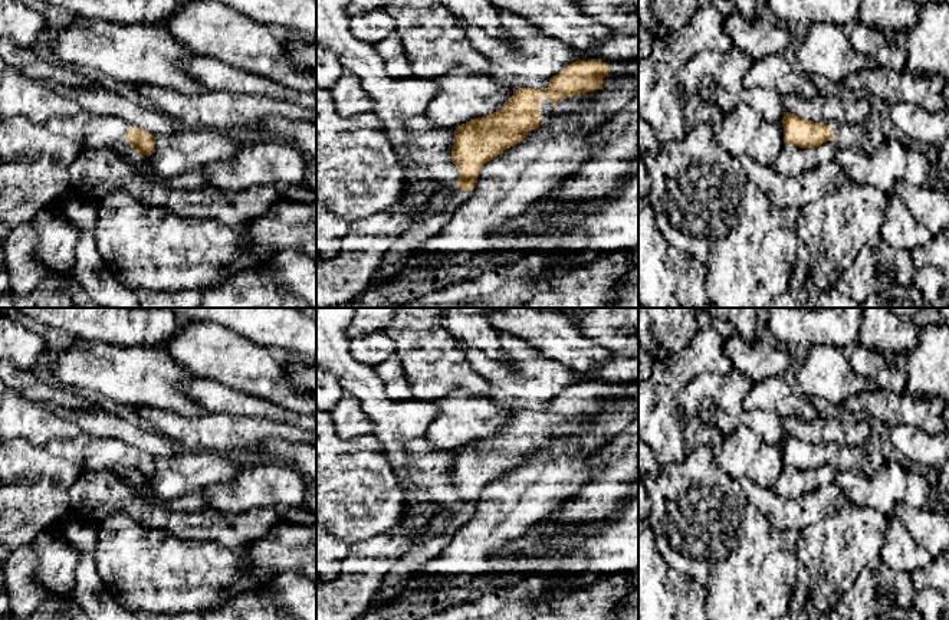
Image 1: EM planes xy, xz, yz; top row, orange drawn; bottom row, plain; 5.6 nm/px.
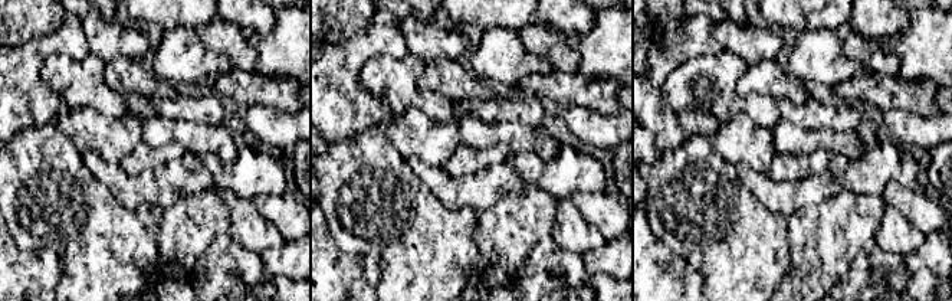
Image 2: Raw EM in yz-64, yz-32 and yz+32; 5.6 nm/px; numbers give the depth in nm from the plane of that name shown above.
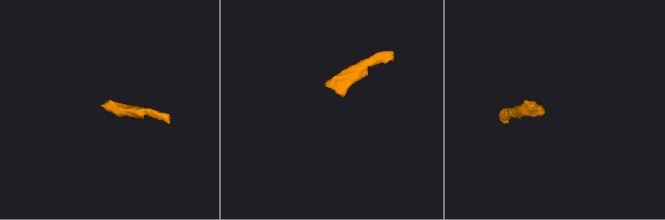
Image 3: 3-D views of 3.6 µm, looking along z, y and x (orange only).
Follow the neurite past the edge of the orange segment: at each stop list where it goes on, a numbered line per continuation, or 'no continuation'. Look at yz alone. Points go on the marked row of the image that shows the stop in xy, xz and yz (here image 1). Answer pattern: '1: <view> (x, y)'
1: yz (847, 135)

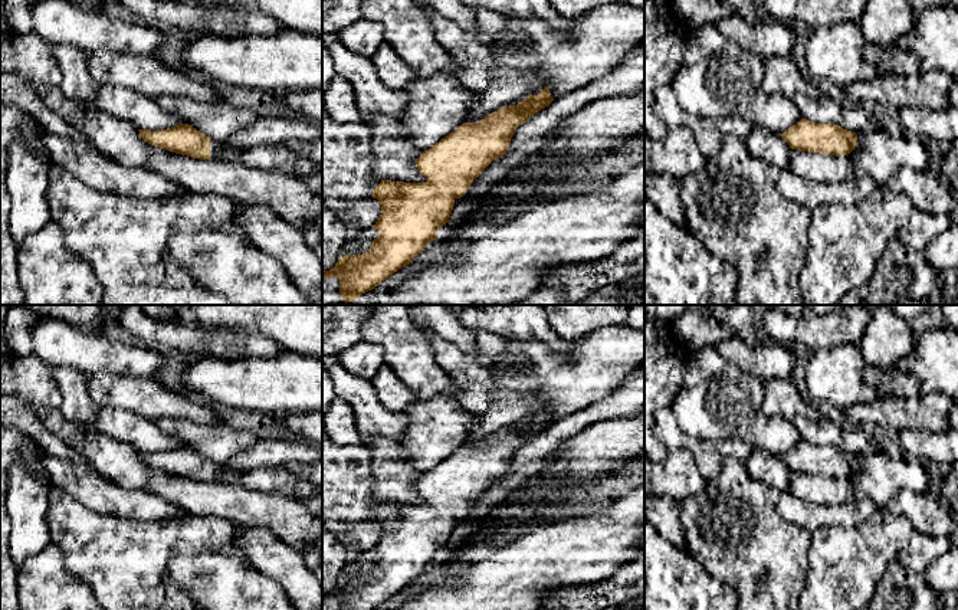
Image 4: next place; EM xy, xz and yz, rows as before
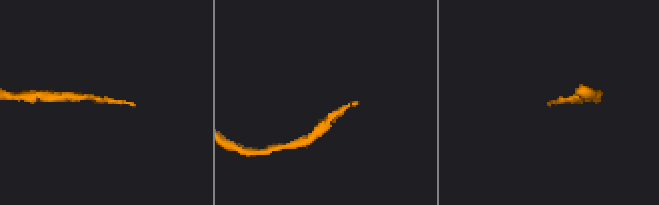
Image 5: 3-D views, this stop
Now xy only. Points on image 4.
1: xy (268, 156)

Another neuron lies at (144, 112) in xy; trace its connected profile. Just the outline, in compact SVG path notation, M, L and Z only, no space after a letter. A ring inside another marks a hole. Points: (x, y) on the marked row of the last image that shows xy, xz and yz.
M99 85L93 109L129 121L138 129L157 131L184 124L181 117L165 111L160 99L122 86Z

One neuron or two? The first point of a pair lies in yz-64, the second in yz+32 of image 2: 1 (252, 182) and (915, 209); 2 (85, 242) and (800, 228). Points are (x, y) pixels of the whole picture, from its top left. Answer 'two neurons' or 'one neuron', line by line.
1: two neurons
2: two neurons

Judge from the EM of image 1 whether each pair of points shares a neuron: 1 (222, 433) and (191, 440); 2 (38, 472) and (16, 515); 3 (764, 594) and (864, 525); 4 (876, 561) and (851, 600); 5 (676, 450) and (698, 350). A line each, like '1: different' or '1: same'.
1: same
2: same
3: different
4: same
5: same

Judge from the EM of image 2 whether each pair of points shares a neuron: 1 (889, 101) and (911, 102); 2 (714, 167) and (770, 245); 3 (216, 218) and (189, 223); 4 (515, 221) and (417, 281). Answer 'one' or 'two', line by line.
1: one
2: one
3: one
4: two

